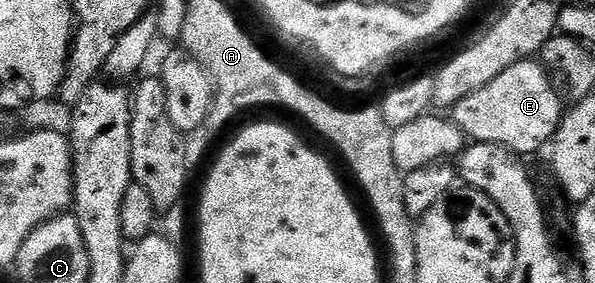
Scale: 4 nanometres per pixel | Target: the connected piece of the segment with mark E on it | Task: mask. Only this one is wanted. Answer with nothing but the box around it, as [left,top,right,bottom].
[450,58,566,156]

